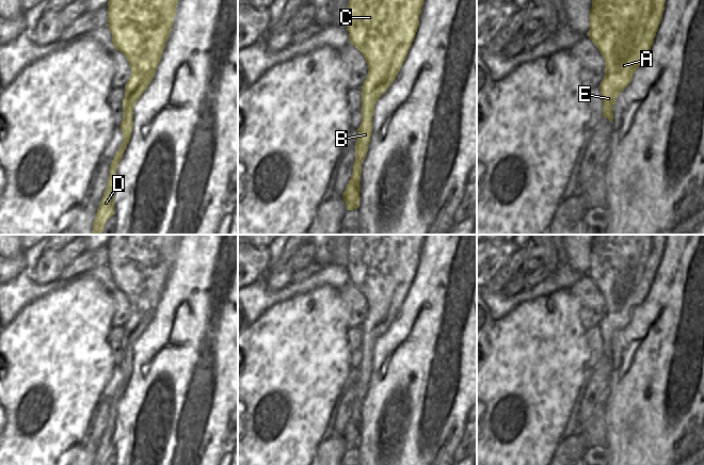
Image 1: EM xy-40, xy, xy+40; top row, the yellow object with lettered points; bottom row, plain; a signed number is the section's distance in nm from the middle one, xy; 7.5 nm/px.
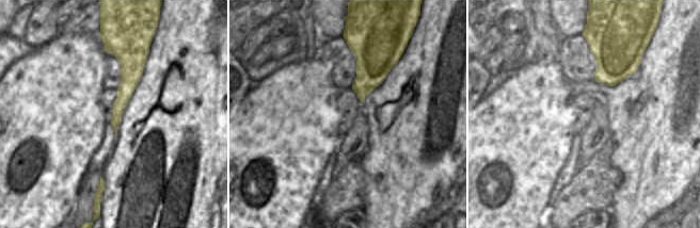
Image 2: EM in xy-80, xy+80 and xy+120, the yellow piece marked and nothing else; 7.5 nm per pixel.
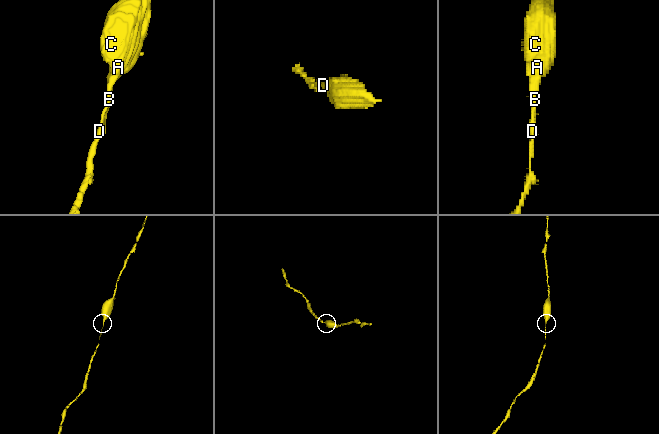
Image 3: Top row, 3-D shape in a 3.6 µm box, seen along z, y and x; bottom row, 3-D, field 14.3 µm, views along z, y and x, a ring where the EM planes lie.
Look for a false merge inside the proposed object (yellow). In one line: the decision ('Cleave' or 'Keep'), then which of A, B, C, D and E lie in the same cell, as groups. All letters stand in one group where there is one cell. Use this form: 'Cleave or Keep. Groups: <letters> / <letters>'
Keep. Groups: A B C D E.

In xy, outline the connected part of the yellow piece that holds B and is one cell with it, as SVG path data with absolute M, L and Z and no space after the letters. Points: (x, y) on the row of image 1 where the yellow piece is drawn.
M349 0L350 43L364 55L368 75L362 85L362 124L351 179L342 194L347 210L359 207L359 178L372 134L374 105L396 79L415 38L423 0Z

